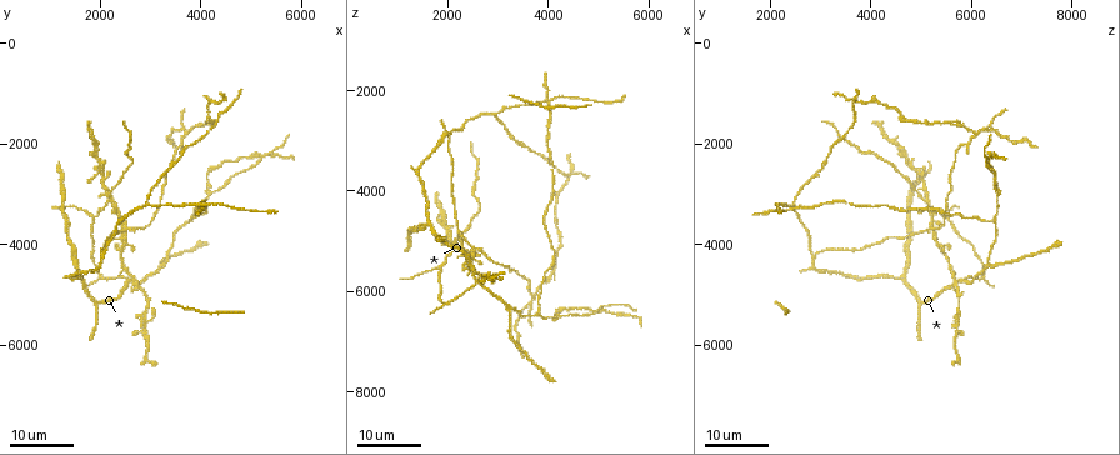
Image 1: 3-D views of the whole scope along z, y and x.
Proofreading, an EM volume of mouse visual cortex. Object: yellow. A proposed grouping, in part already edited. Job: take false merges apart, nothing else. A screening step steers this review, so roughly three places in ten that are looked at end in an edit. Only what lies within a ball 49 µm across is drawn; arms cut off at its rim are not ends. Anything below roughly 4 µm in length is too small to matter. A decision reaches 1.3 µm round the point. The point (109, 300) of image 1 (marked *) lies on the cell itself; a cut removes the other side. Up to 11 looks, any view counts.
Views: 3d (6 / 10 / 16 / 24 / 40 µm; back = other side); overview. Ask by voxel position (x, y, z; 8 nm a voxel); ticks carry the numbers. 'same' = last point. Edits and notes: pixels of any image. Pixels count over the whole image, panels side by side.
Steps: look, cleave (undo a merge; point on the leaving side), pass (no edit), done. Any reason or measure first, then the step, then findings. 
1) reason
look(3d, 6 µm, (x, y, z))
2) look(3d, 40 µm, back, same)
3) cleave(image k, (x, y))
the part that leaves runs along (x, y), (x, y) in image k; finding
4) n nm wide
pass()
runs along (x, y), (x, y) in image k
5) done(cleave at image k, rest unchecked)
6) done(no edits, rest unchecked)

a fork
look(3d, 16 µm, (3800, 3500, 6450))

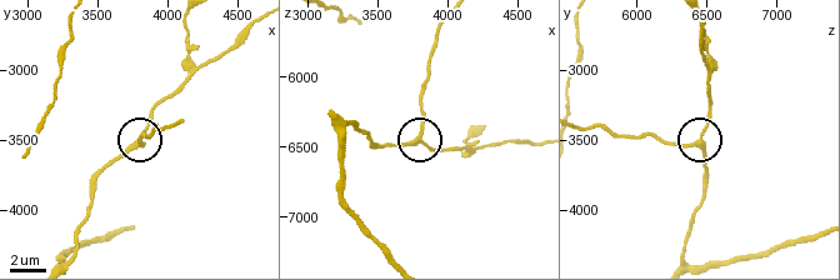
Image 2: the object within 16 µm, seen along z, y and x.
look(3d, 6 µm, (3800, 3520, 6420))

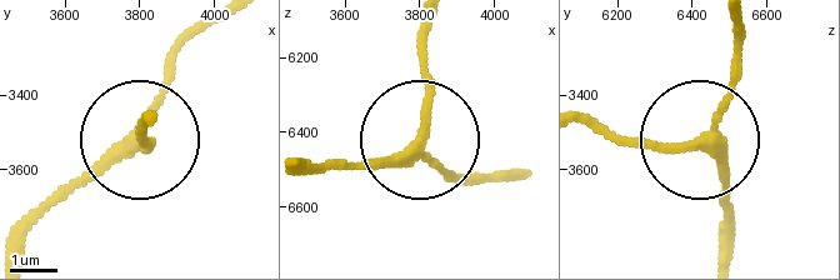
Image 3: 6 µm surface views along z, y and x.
220 nm wide
pass()
all the same cell

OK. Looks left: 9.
four or more arms meet
look(3d, 24 µm, (2250, 3100, 5100))

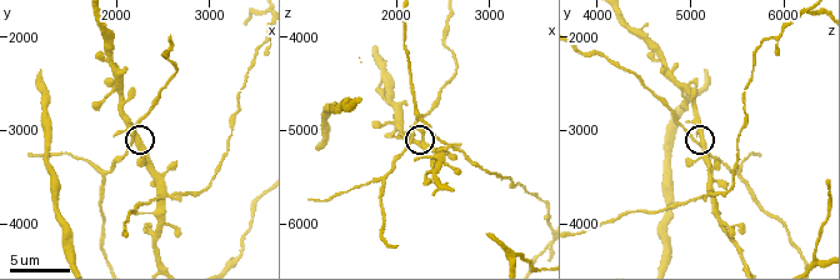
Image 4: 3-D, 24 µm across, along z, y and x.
zoom in
look(3d, 10 µm, (2250, 3100, 5100))

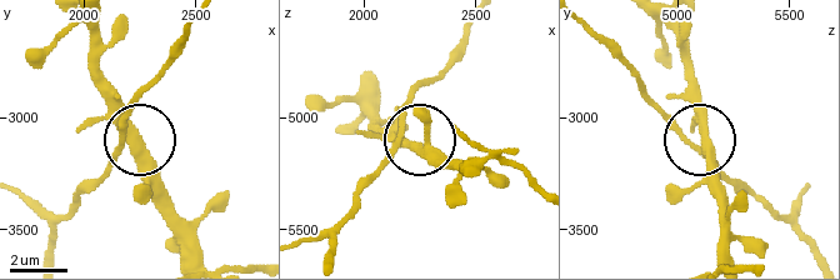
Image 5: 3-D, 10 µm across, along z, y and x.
pass()
runs along (815, 253), (723, 174), (694, 109), (668, 95) in image 5; all the same cell

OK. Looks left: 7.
three-way junction
look(3d, 24 µm, (3250, 4400, 6400))

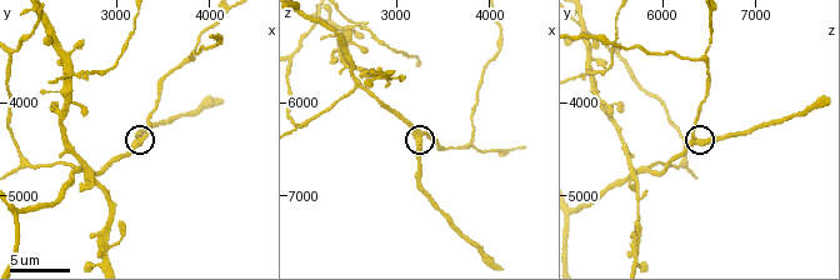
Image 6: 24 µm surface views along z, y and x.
look(3d, 6 µm, (3250, 4400, 6400))

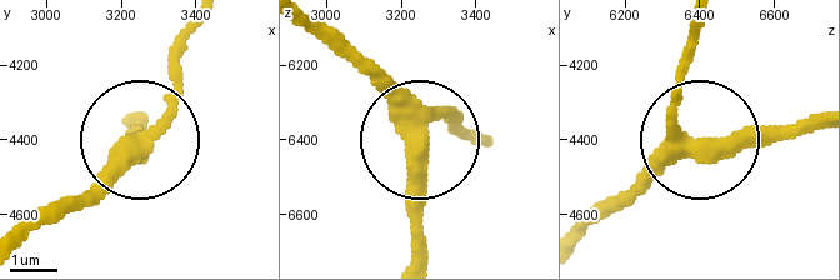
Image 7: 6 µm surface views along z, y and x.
3 arms
pass()
all the same cell

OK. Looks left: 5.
look(3d, 10 µm, (1900, 3450, 5500))

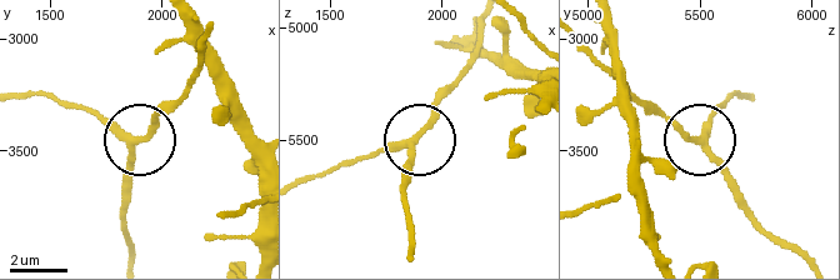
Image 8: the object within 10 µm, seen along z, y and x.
3 arms
pass()
runs along (798, 255), (761, 224), (726, 166), (698, 138), (719, 105) in image 8; one cell here

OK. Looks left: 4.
a fork
look(3d, 16 µm, (4200, 2950, 6550))

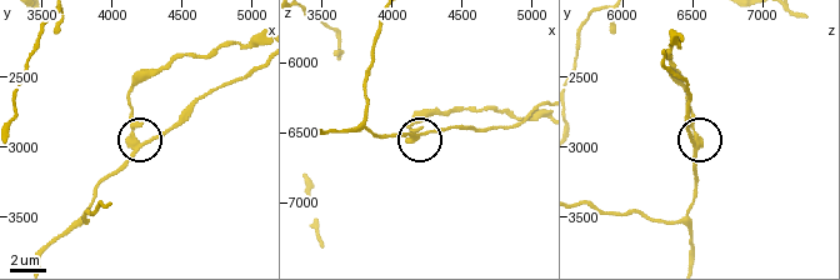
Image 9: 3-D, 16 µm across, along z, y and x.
look(3d, 10 µm, (4220, 2960, 6520))

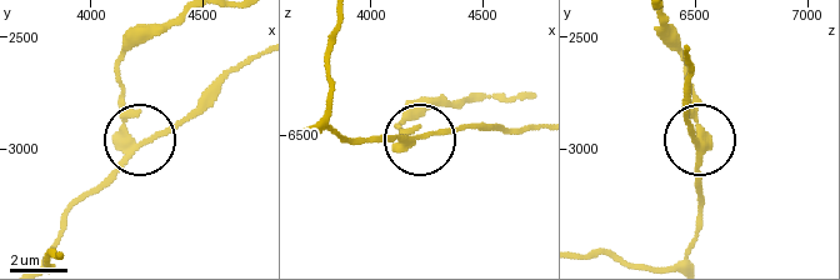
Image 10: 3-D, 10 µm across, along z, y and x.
250 nm wide
cleave(image 10, (119, 110))
the part that leaves runs along (131, 145), (120, 61), (175, 25) in image 10; two cells meet here

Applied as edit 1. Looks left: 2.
done(cleave at image 10, rest unchecked)

